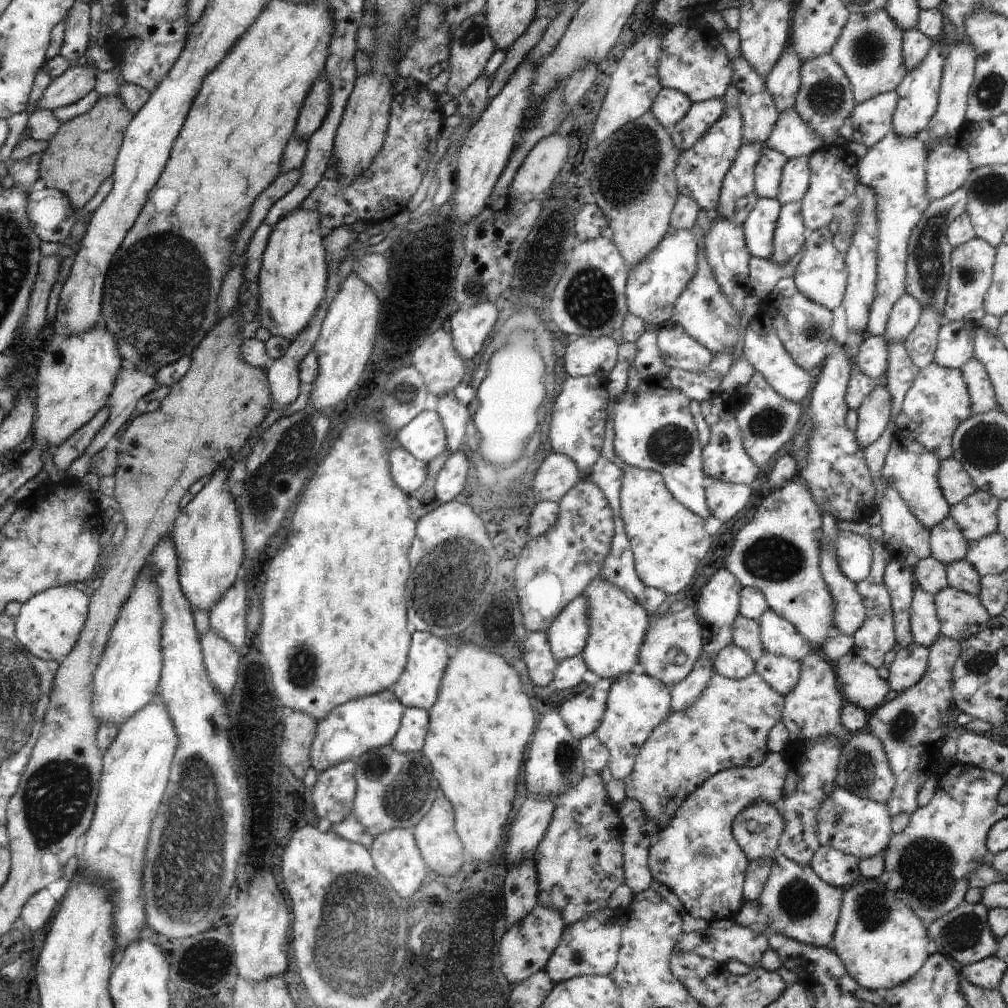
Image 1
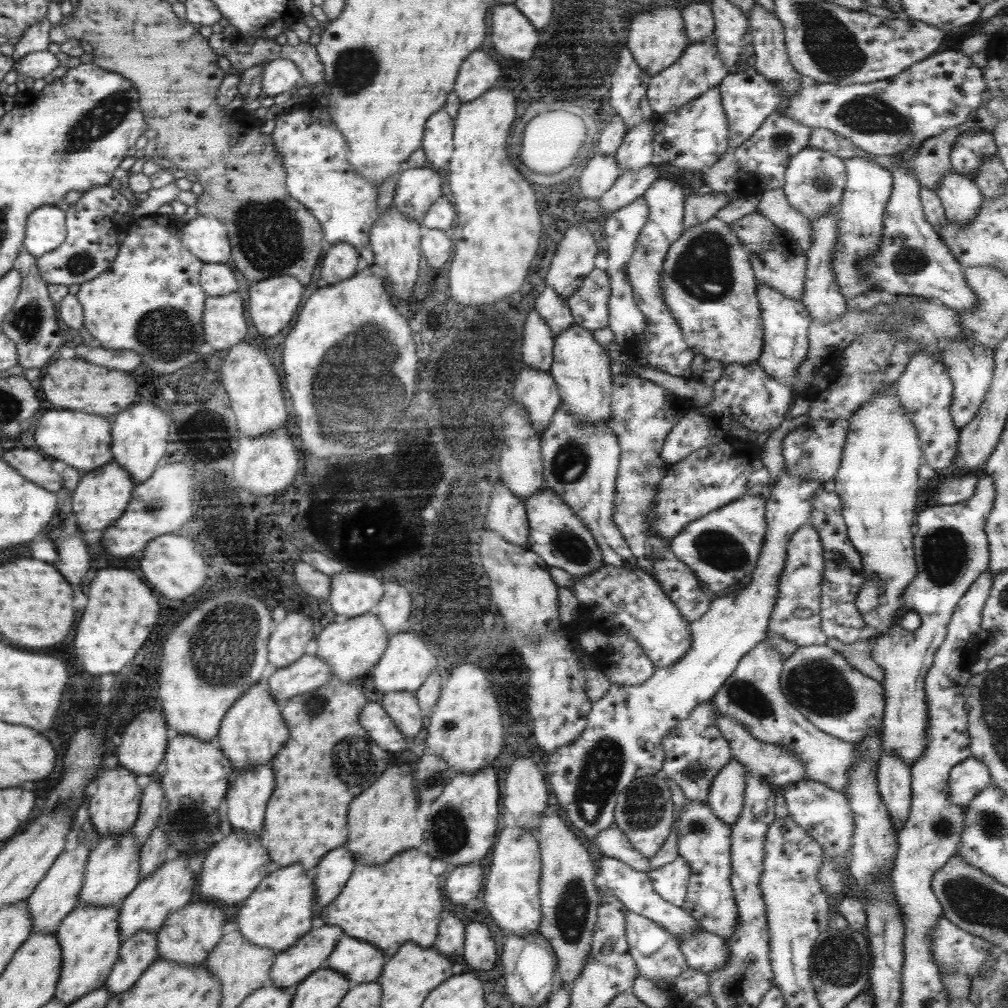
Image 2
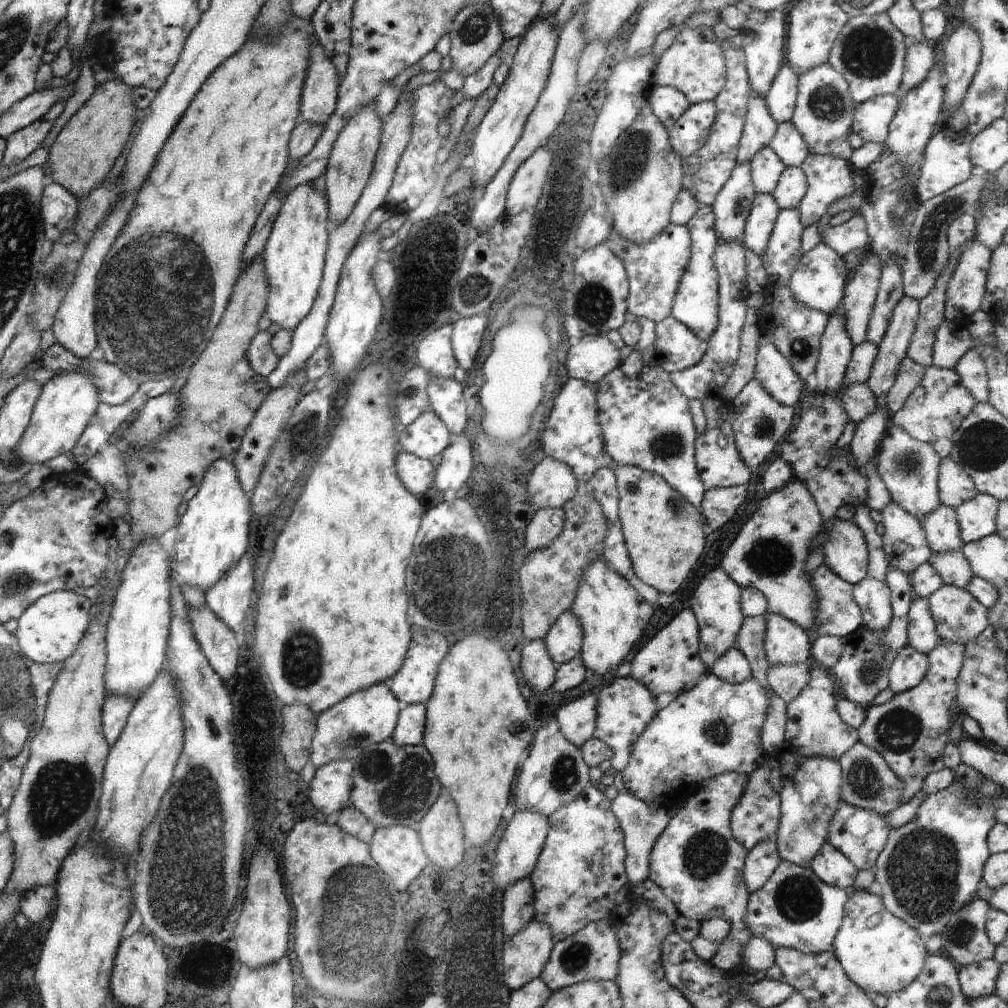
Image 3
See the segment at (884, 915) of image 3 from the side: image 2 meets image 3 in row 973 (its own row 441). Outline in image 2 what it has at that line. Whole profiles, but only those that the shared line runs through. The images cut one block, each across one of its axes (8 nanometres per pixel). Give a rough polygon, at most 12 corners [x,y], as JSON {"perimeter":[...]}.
{"perimeter":[[895,386],[851,413],[831,480],[869,642],[917,576],[917,429]]}

